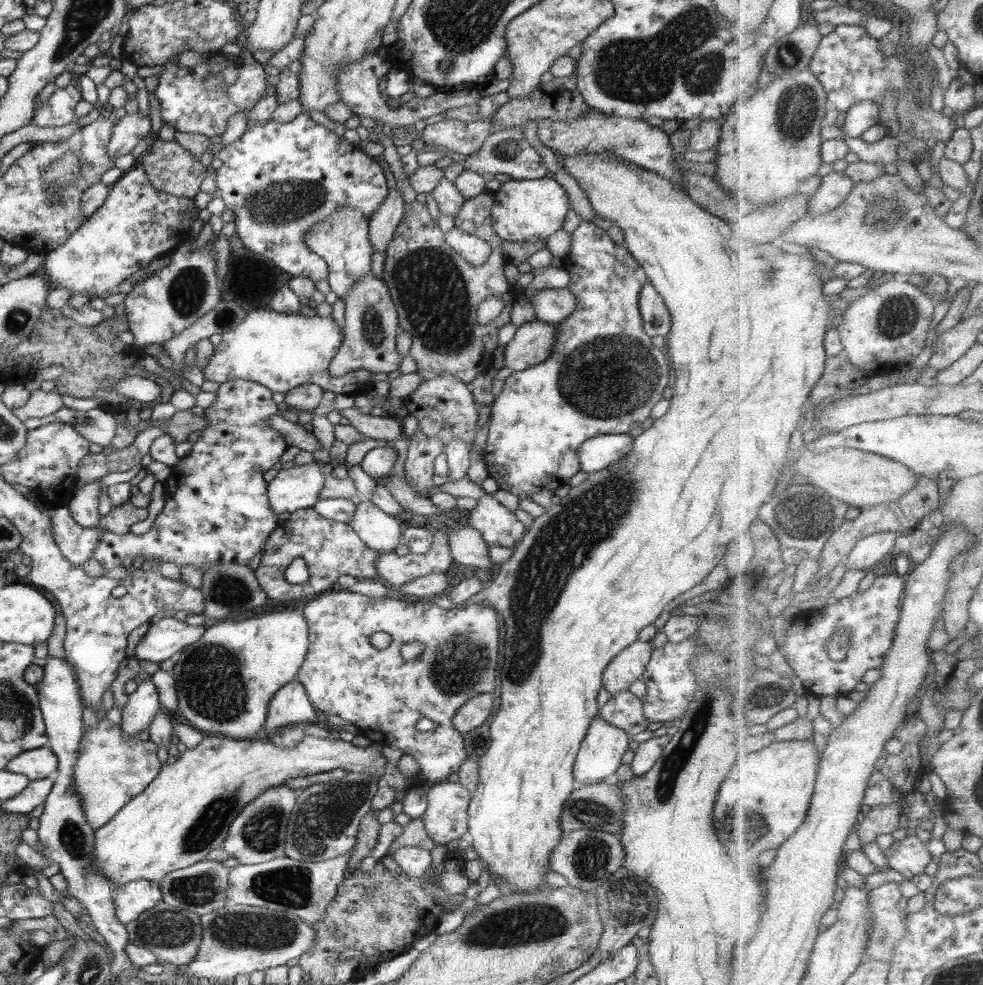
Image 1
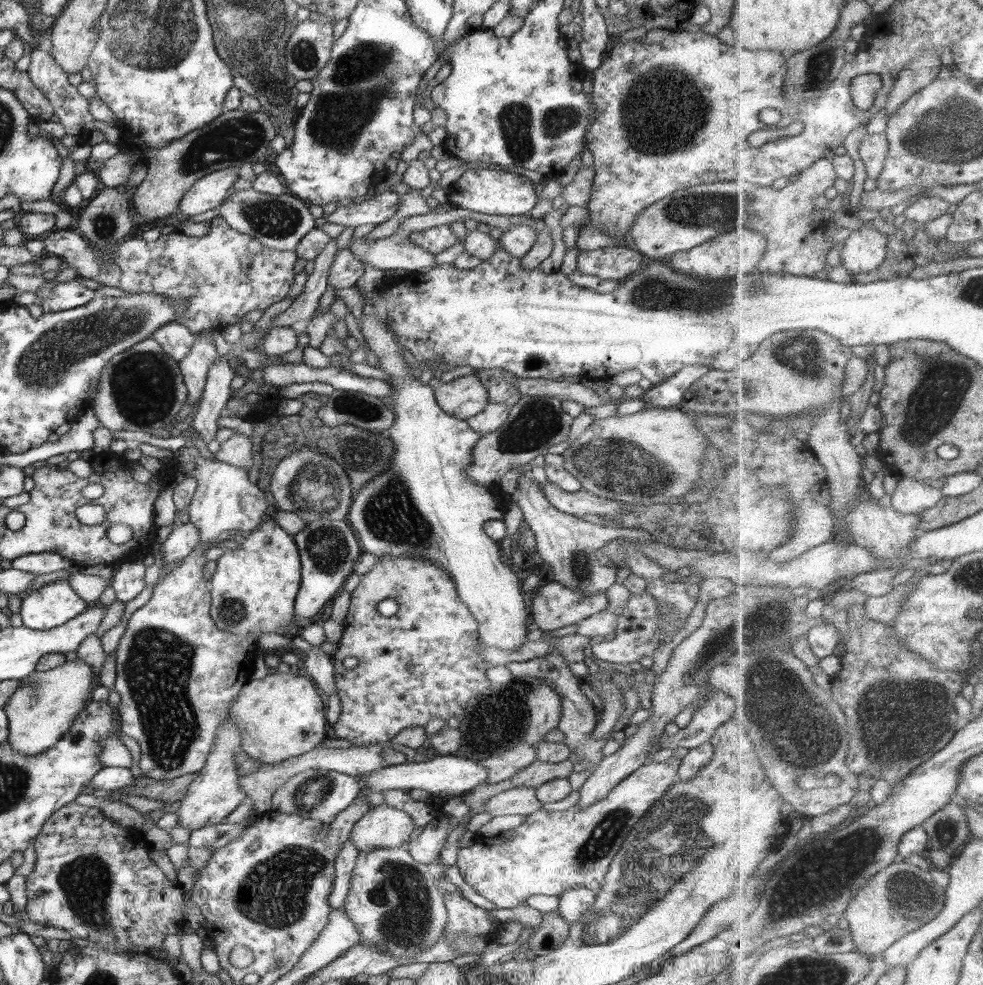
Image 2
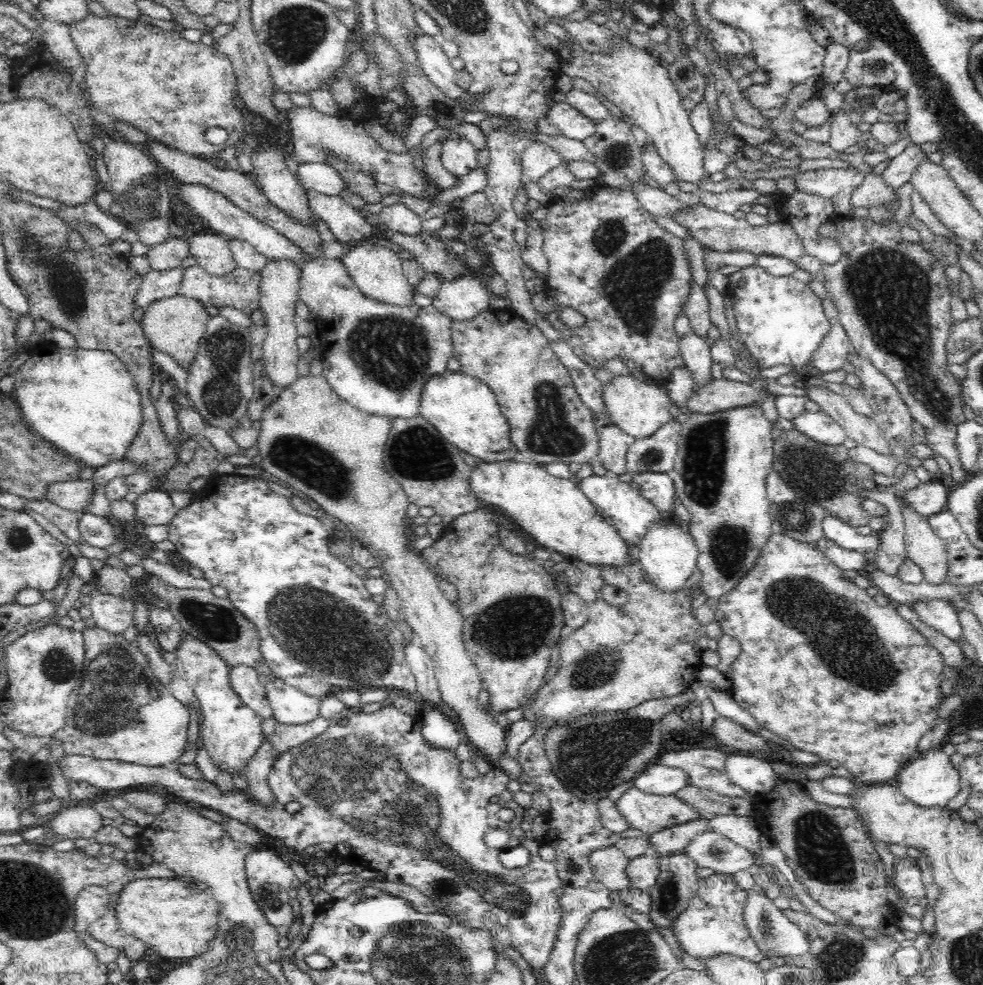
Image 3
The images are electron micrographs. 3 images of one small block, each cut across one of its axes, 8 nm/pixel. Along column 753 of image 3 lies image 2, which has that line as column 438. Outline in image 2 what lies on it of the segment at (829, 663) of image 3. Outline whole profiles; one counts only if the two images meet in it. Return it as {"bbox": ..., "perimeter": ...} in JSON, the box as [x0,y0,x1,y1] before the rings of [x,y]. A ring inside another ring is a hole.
{"bbox":[329,555,492,747],"perimeter":[[[405,555],[400,557],[382,556],[378,560],[379,562],[376,564],[376,567],[372,568],[368,574],[362,575],[359,586],[351,592],[350,608],[348,609],[346,618],[344,618],[343,639],[339,641],[337,651],[332,656],[335,668],[334,680],[342,711],[340,712],[338,721],[329,727],[329,731],[332,732],[333,736],[348,740],[348,742],[351,742],[356,747],[381,744],[386,742],[386,740],[391,740],[398,732],[405,728],[415,727],[416,725],[426,726],[434,716],[440,716],[444,720],[448,720],[450,716],[464,716],[464,714],[458,714],[456,708],[458,706],[464,708],[468,704],[466,700],[470,700],[470,698],[482,694],[484,690],[492,688],[490,680],[486,677],[486,670],[490,664],[482,658],[482,654],[480,654],[480,650],[477,647],[477,644],[480,644],[479,635],[477,634],[479,625],[476,618],[469,611],[469,608],[462,602],[460,596],[458,596],[454,581],[449,578],[449,575],[443,569],[436,567],[432,562],[412,559]],[[388,598],[396,600],[399,609],[393,616],[384,617],[378,611],[377,606],[382,600],[388,600]],[[348,656],[354,656],[358,660],[358,665],[352,669],[345,668],[342,664],[342,660],[348,658]],[[408,664],[412,664],[413,669],[408,668]]]}

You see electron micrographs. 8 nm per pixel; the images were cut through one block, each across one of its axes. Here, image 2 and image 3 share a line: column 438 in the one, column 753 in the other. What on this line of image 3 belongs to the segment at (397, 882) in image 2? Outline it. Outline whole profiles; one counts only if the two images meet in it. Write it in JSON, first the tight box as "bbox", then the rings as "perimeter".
{"bbox":[744,886,810,960],"perimeter":[[[757,886],[746,891],[748,891],[748,898],[744,906],[744,923],[764,958],[776,960],[783,956],[800,956],[808,952],[810,943],[805,932],[778,909],[772,899]]]}

